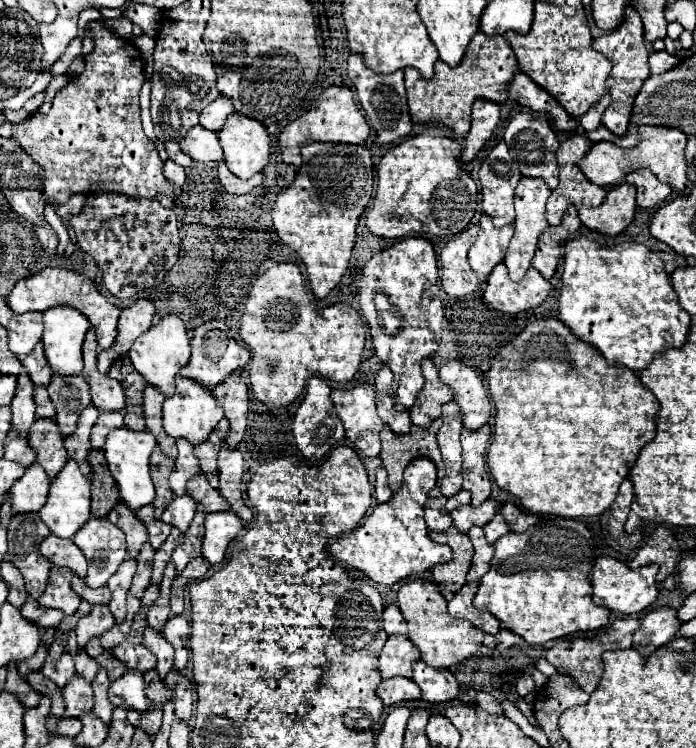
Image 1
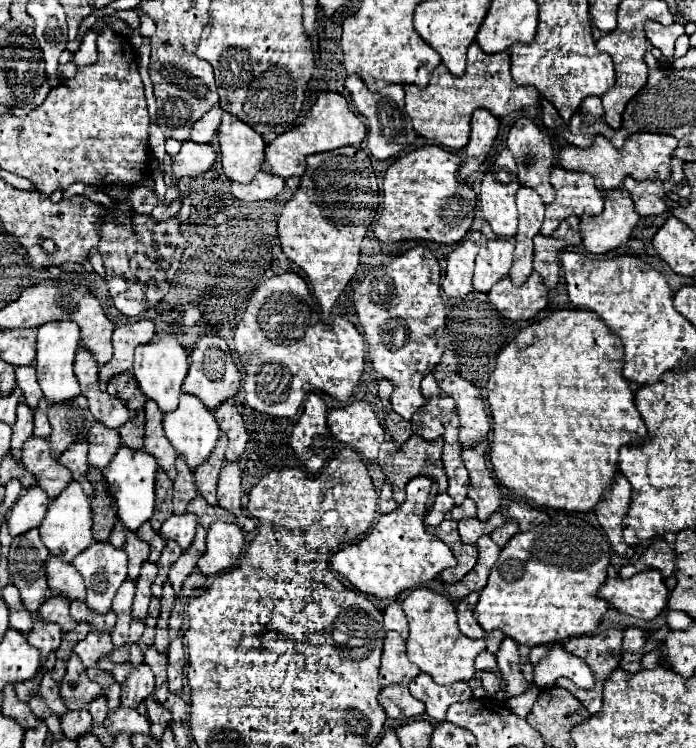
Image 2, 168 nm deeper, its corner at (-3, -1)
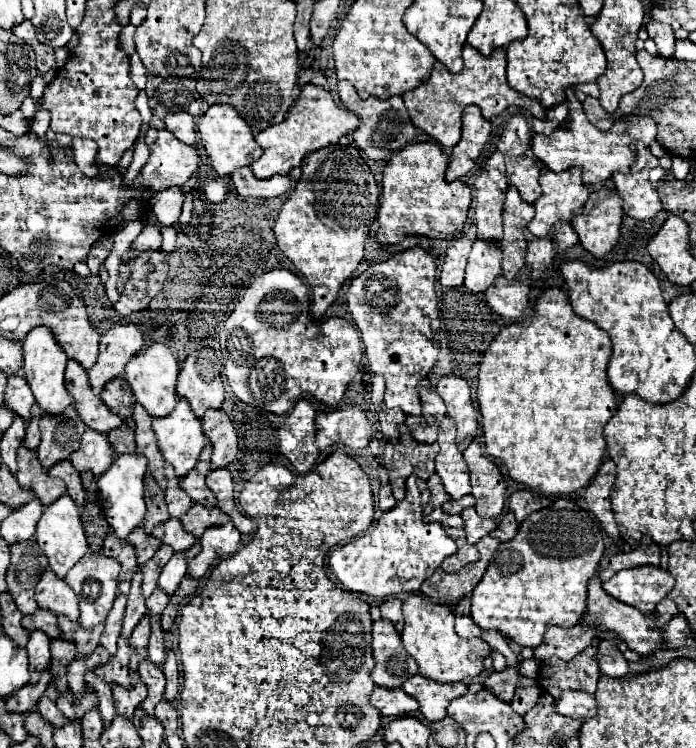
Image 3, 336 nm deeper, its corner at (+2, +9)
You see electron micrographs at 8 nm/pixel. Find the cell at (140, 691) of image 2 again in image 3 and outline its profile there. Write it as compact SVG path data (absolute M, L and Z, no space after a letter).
M140 680L138 684L130 686L130 688L124 688L120 684L114 684L112 686L112 694L114 694L114 706L116 706L116 712L122 714L122 716L128 716L132 718L134 710L140 706L140 702L146 698L146 684Z

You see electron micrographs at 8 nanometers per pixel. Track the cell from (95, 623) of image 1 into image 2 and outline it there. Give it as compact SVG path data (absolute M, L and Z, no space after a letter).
M91 632L91 634L87 634L85 640L81 640L81 642L75 644L73 652L79 656L79 660L81 660L81 664L85 668L91 668L91 666L97 664L99 658L103 658L103 656L107 656L107 654L113 652L111 636L107 632L105 634Z

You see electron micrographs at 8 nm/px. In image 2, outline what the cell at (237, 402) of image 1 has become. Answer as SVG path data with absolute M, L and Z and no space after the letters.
M231 400L221 404L213 414L215 414L219 428L229 438L229 446L225 450L225 460L227 462L239 460L239 456L243 454L245 444L247 444L247 432L245 432L245 426L243 426L243 418L239 416L239 412L237 412L237 408Z

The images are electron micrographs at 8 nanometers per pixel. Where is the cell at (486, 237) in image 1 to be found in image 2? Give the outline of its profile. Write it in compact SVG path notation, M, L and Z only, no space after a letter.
M495 238L483 242L475 260L473 288L477 292L489 292L495 282L509 274L513 262L515 238Z

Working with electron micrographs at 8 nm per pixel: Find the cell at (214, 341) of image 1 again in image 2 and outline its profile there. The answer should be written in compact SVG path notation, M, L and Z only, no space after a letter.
M205 336L189 354L189 374L183 382L183 392L197 396L207 410L215 410L219 404L235 398L241 382L241 372L235 368L233 352L229 350L227 342L219 336Z

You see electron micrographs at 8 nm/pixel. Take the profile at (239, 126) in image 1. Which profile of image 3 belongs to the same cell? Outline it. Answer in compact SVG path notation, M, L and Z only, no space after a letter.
M214 104L214 106L210 106L208 112L202 114L196 120L196 130L200 132L204 150L206 150L208 158L210 158L214 170L218 172L218 176L228 176L228 174L232 174L234 170L238 170L242 166L250 166L262 154L262 148L254 140L254 134L250 130L250 126L238 116L238 112L230 104Z

